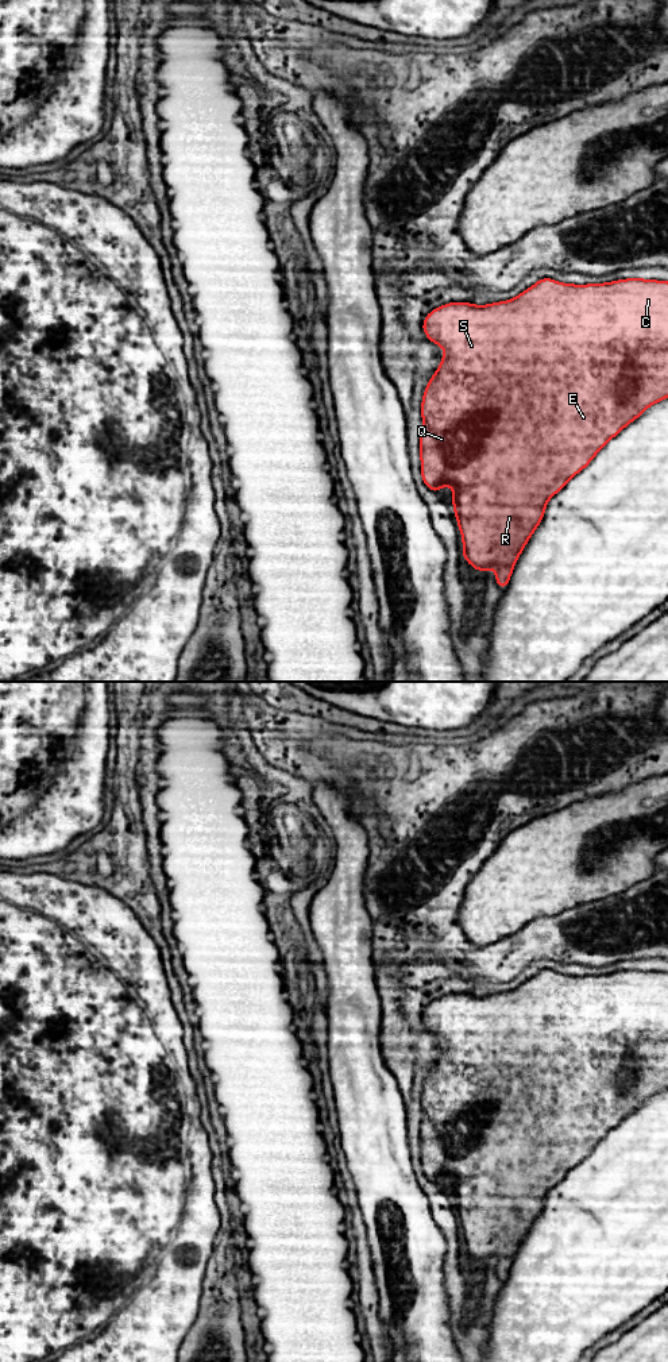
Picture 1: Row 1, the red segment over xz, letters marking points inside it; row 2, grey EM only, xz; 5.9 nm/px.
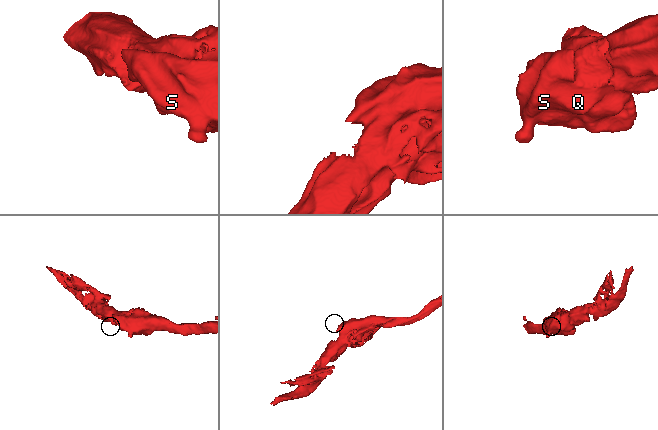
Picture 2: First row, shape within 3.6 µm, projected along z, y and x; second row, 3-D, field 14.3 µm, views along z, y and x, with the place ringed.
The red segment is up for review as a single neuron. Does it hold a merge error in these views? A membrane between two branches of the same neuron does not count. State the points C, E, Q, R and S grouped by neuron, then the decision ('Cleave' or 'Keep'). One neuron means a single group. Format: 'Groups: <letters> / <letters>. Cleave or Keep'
Groups: C E Q R S. Keep

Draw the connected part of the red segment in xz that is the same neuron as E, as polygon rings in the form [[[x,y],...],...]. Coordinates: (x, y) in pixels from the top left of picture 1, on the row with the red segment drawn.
[[[541,278],[528,290],[520,293],[516,298],[494,302],[489,305],[474,305],[471,302],[448,302],[441,305],[432,312],[429,312],[422,323],[422,332],[433,343],[439,344],[445,350],[445,354],[441,356],[443,362],[435,371],[433,377],[428,382],[421,404],[421,416],[422,416],[422,429],[420,437],[420,458],[421,458],[421,478],[426,485],[428,490],[440,493],[440,489],[444,485],[453,487],[452,506],[455,509],[456,521],[463,537],[463,559],[470,563],[471,567],[484,574],[489,568],[494,567],[497,570],[495,582],[501,590],[506,590],[514,564],[518,560],[524,547],[528,544],[532,533],[540,525],[547,502],[560,491],[565,483],[576,474],[579,474],[584,467],[590,464],[594,456],[610,441],[611,437],[615,437],[626,425],[638,418],[644,410],[650,405],[660,402],[668,398],[668,282],[656,281],[656,279],[641,279],[641,278],[626,278],[621,281],[611,281],[609,283],[590,283],[590,285],[572,285],[572,283],[560,283],[552,278]]]

